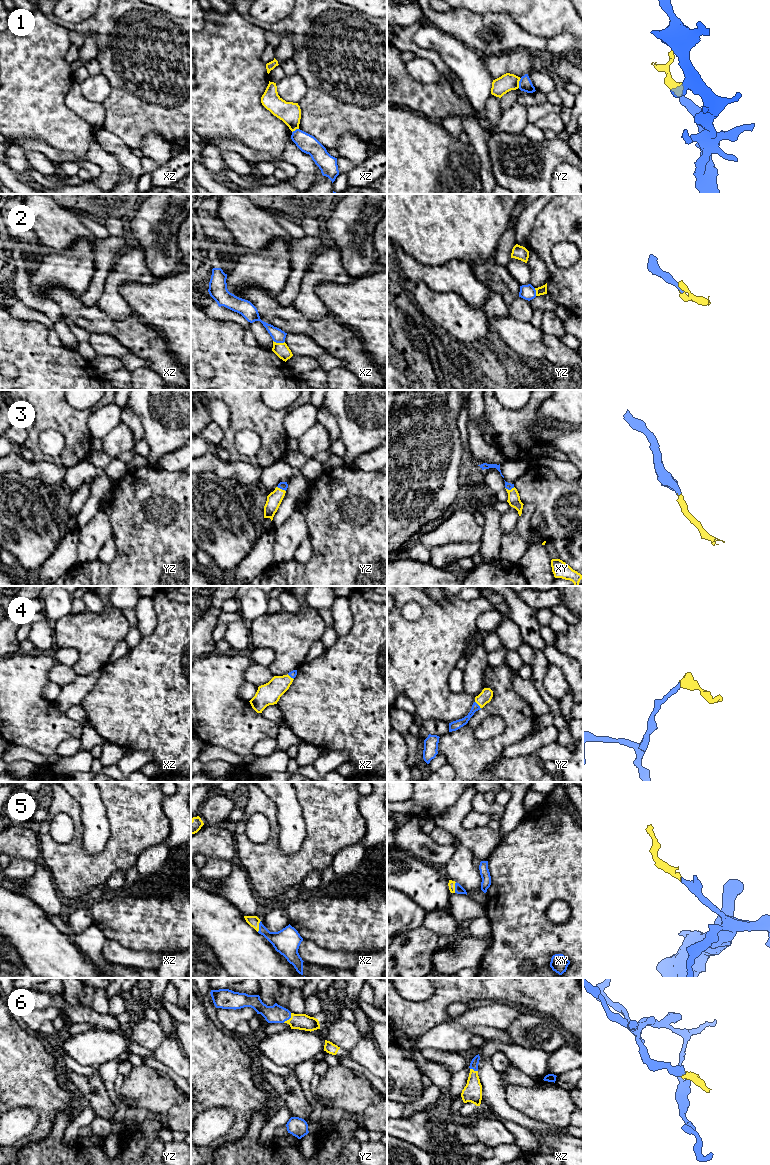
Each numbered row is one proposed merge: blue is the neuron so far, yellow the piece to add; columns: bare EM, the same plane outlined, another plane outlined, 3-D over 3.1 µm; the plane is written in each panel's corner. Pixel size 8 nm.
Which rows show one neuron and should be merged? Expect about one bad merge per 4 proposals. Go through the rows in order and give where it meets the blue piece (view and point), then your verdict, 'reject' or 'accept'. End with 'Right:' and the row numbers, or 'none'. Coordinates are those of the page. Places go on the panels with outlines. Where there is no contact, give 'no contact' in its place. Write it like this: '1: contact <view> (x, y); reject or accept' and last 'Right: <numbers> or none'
1: contact yz (519, 83); reject
2: contact xz (279, 342); accept
3: contact yz (281, 488); accept
4: contact yz (478, 705); accept
5: contact xz (259, 926); accept
6: contact yz (288, 1019); accept
Right: 2, 3, 4, 5, 6

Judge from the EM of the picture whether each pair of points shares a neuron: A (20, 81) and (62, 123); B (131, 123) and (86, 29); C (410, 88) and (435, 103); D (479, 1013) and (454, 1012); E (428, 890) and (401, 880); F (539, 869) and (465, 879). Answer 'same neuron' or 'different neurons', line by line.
A: same neuron
B: same neuron
C: same neuron
D: different neurons
E: same neuron
F: different neurons

